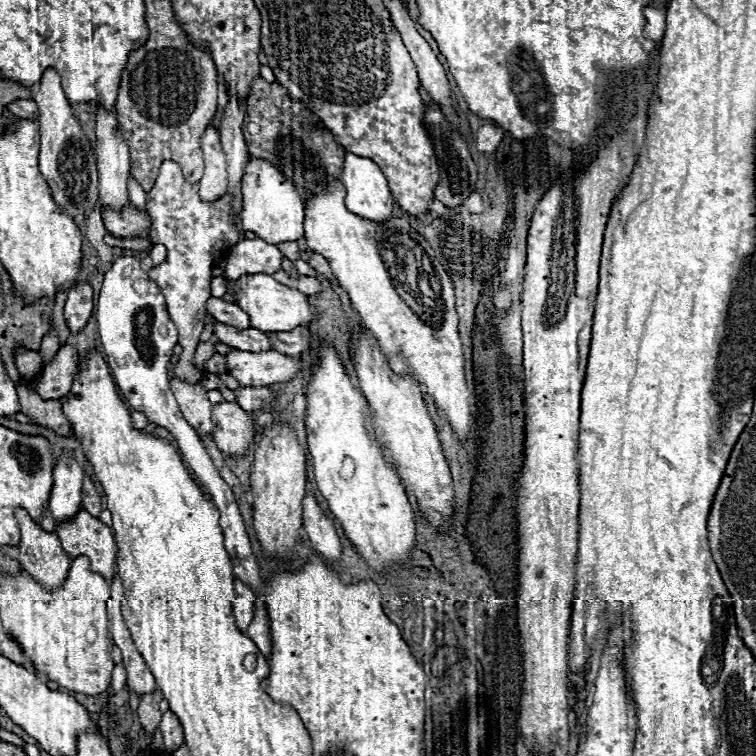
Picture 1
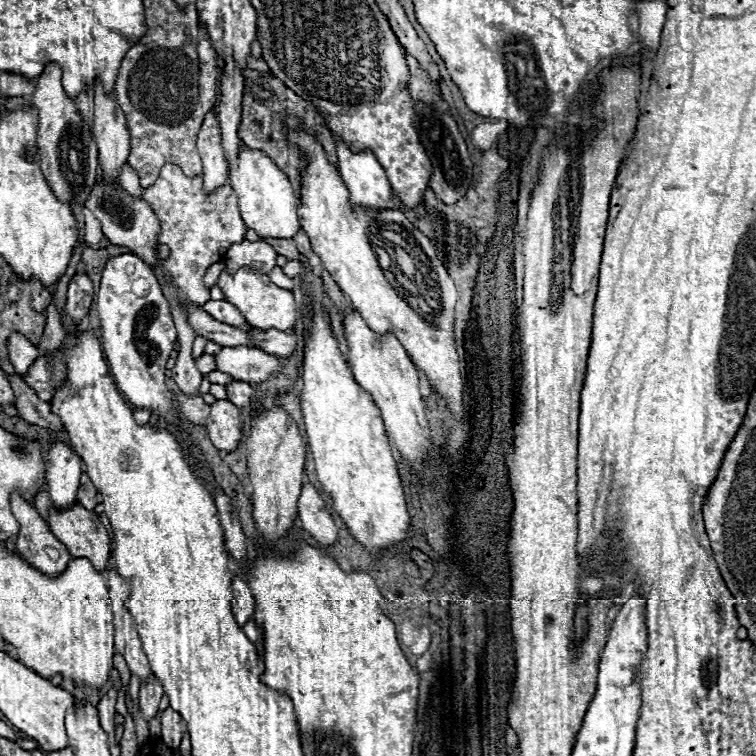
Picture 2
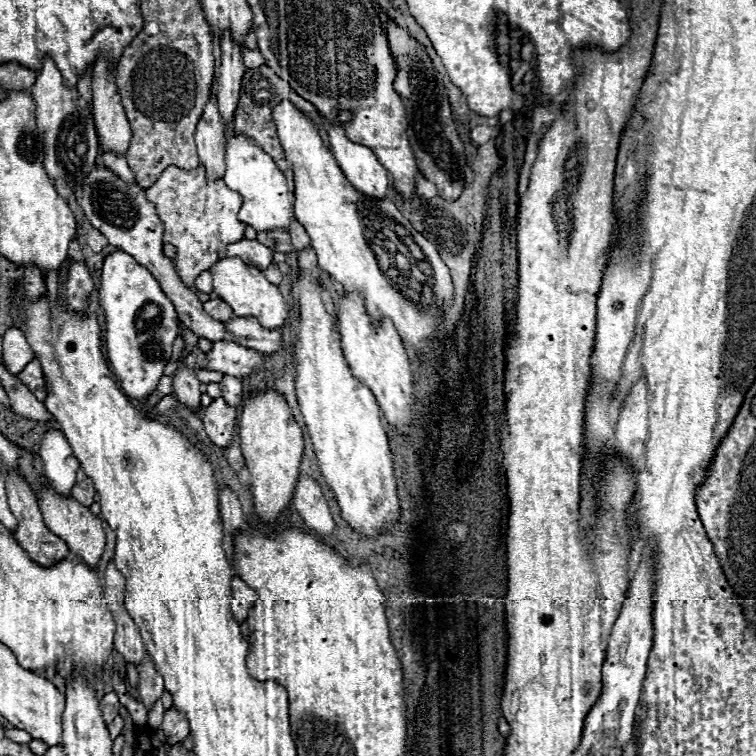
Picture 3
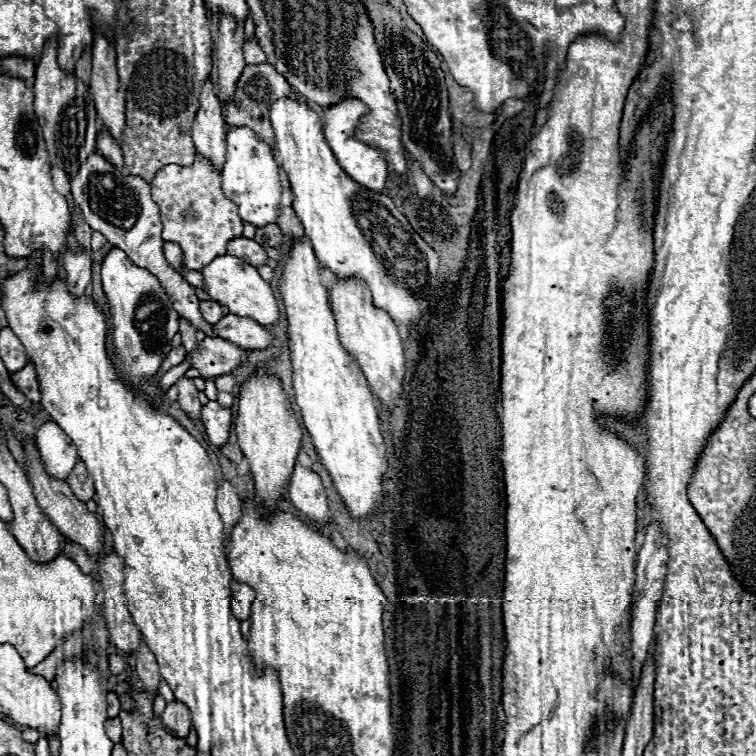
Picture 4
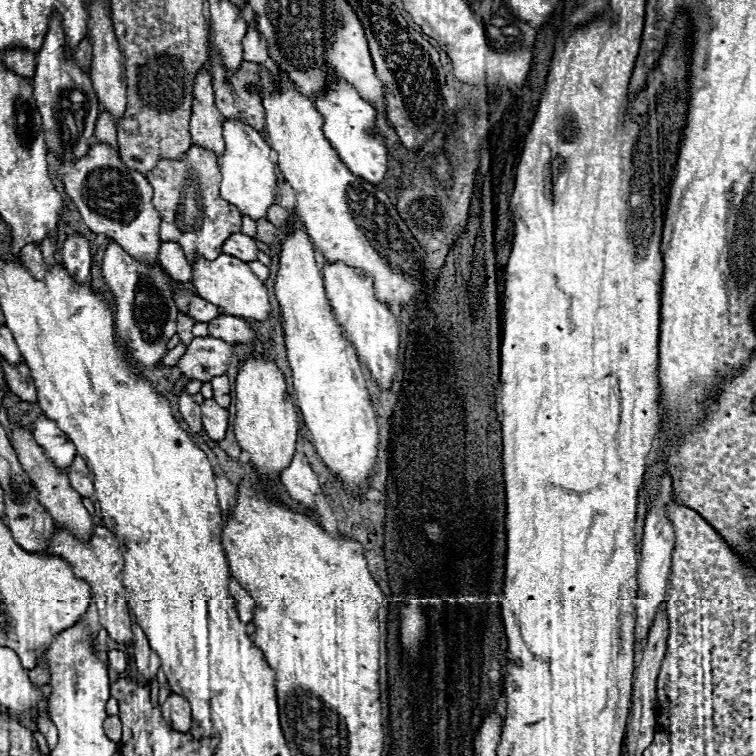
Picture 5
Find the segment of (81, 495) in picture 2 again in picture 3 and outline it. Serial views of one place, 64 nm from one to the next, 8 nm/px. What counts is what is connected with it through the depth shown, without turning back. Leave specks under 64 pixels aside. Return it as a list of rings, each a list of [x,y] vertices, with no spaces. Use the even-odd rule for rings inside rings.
[[[80,468],[78,474],[76,474],[76,484],[74,484],[74,490],[72,490],[72,498],[76,498],[82,506],[90,508],[92,502],[94,502],[94,496],[96,496],[94,484],[92,484],[92,480],[84,474],[84,470]]]

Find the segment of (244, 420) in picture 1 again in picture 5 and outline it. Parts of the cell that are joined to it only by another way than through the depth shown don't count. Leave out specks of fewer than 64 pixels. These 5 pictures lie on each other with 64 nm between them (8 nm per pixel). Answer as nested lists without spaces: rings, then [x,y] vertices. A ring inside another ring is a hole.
[[[204,400],[200,404],[200,408],[202,408],[202,426],[204,426],[206,434],[214,442],[224,440],[226,428],[228,428],[228,410],[220,408],[214,400]]]

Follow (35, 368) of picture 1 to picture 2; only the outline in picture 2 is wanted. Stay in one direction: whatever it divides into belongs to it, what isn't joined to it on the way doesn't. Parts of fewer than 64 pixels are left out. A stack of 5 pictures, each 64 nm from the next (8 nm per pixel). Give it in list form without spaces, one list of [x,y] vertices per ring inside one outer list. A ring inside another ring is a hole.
[[[12,334],[8,338],[8,354],[10,354],[10,362],[14,364],[16,374],[20,376],[24,376],[34,364],[34,360],[40,356],[38,348],[32,346],[22,334]]]

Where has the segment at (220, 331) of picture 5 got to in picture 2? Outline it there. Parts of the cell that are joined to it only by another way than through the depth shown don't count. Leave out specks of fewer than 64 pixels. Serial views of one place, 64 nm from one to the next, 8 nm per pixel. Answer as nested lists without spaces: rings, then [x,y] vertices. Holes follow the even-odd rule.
[[[250,328],[252,334],[256,334],[256,344],[260,350],[268,354],[276,354],[280,358],[286,358],[298,350],[298,334],[296,332],[282,332],[282,330],[264,330],[258,332]]]

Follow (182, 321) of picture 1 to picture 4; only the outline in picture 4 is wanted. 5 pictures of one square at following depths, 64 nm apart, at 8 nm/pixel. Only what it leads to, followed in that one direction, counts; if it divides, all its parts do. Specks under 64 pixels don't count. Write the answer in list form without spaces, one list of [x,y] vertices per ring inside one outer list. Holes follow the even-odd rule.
[[[196,154],[196,160],[192,166],[176,166],[176,164],[164,166],[152,180],[152,200],[160,206],[160,218],[164,224],[162,238],[164,242],[176,242],[182,248],[184,252],[182,268],[186,270],[202,270],[214,258],[226,254],[226,244],[232,238],[242,236],[244,222],[238,216],[238,204],[224,196],[220,172],[208,160],[200,158],[200,154]],[[180,378],[176,382],[176,388],[178,388],[178,404],[180,408],[186,412],[188,418],[196,420],[200,418],[200,410],[202,410],[202,404],[198,400],[198,388],[194,384],[192,378]]]

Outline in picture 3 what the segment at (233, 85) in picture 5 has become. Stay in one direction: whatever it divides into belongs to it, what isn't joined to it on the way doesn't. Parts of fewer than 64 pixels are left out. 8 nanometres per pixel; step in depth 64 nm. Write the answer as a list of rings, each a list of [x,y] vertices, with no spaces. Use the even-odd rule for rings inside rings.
[[[260,66],[260,68],[254,68],[254,70],[246,70],[244,74],[244,84],[242,84],[242,92],[240,92],[240,102],[238,102],[238,108],[236,108],[236,114],[234,114],[234,134],[244,134],[246,138],[250,138],[256,146],[260,146],[264,152],[268,152],[276,162],[278,160],[284,160],[284,150],[282,150],[282,144],[280,144],[280,138],[276,134],[276,122],[272,118],[272,110],[282,102],[282,100],[290,100],[292,104],[296,104],[298,110],[302,110],[316,126],[318,126],[318,132],[324,140],[324,144],[330,148],[330,140],[328,140],[328,132],[322,124],[322,118],[318,116],[318,110],[304,98],[300,98],[290,86],[288,82],[284,82],[282,78],[278,78],[268,66]]]

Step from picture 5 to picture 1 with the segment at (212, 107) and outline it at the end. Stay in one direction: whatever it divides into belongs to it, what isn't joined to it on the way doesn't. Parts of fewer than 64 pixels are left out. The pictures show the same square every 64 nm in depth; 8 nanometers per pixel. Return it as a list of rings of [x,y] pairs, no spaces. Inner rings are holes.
[[[208,126],[202,136],[202,152],[204,152],[204,176],[200,180],[200,198],[202,202],[216,202],[228,192],[228,174],[226,174],[226,158],[220,146],[220,134],[214,126]]]

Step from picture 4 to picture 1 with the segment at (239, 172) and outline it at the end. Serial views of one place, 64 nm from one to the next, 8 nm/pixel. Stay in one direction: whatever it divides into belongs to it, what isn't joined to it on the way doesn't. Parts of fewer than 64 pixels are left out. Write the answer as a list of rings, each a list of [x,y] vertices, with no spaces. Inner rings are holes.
[[[250,158],[246,166],[246,174],[242,178],[242,228],[256,232],[260,238],[282,244],[282,242],[296,242],[304,236],[304,206],[306,200],[300,198],[294,184],[288,182],[274,166],[264,160]]]

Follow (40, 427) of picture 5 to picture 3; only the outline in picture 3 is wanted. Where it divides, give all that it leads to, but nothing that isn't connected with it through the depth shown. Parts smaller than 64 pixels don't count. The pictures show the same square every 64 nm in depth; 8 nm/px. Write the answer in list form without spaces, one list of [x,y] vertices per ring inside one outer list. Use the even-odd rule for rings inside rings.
[[[46,432],[40,446],[40,458],[44,460],[44,476],[54,492],[60,496],[70,496],[76,484],[76,472],[80,468],[80,462],[76,460],[62,432]]]

